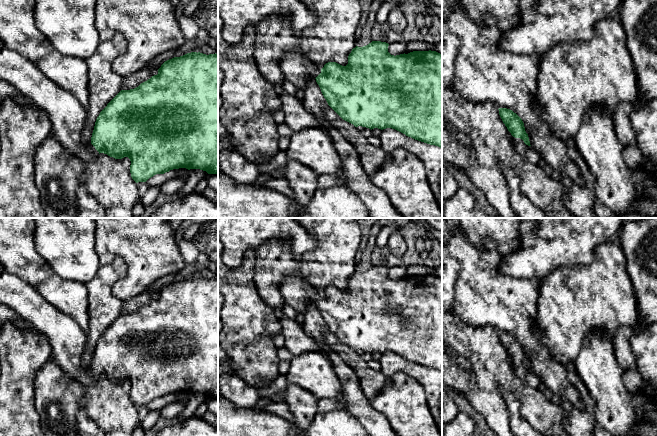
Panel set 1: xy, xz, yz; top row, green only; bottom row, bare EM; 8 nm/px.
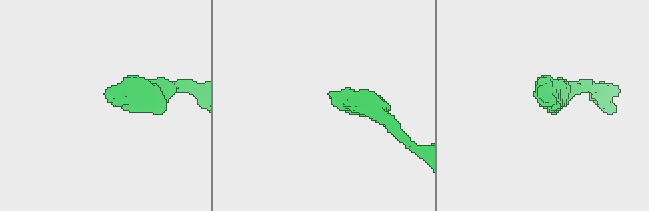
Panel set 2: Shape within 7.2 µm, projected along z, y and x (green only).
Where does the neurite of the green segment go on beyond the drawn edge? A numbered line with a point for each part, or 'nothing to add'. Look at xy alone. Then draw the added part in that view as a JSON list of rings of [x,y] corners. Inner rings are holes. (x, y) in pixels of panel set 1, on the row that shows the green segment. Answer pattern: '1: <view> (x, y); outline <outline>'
1: xy (67, 115); outline [[[0,39],[0,79],[6,81],[15,87],[24,97],[26,97],[35,107],[44,110],[50,117],[52,123],[52,132],[60,145],[66,148],[73,155],[77,156],[83,161],[94,161],[99,152],[92,144],[86,144],[82,139],[82,131],[86,119],[87,110],[81,103],[68,91],[61,88],[52,80],[47,78],[37,66],[21,54],[9,49]]]

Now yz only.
1: yz (527, 152); outline [[[513,137],[514,147],[525,161],[533,164],[541,163],[540,155],[531,147],[524,143],[520,138]]]

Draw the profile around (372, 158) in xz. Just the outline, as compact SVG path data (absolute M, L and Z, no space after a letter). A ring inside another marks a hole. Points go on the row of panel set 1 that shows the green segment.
M310 78L305 88L302 100L304 108L313 114L319 121L325 120L327 124L338 131L356 149L363 169L372 176L378 172L382 165L391 161L390 154L380 147L373 146L368 138L351 123L343 120L327 103L315 78Z

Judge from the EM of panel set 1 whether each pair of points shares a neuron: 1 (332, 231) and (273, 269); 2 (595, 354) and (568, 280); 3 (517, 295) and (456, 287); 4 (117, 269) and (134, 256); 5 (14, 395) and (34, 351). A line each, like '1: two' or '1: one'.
1: one
2: two
3: one
4: two
5: one

